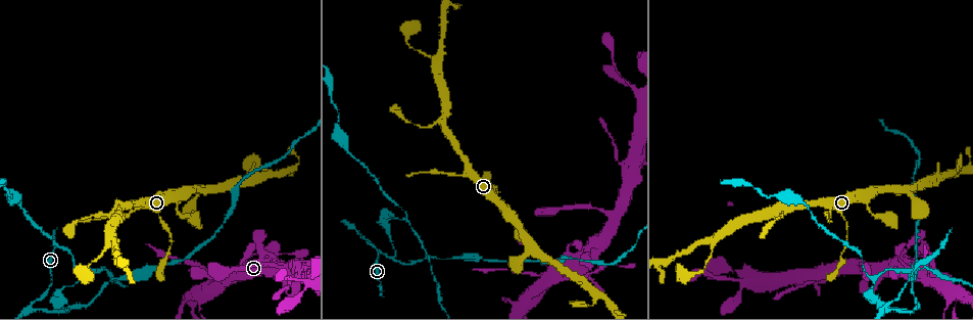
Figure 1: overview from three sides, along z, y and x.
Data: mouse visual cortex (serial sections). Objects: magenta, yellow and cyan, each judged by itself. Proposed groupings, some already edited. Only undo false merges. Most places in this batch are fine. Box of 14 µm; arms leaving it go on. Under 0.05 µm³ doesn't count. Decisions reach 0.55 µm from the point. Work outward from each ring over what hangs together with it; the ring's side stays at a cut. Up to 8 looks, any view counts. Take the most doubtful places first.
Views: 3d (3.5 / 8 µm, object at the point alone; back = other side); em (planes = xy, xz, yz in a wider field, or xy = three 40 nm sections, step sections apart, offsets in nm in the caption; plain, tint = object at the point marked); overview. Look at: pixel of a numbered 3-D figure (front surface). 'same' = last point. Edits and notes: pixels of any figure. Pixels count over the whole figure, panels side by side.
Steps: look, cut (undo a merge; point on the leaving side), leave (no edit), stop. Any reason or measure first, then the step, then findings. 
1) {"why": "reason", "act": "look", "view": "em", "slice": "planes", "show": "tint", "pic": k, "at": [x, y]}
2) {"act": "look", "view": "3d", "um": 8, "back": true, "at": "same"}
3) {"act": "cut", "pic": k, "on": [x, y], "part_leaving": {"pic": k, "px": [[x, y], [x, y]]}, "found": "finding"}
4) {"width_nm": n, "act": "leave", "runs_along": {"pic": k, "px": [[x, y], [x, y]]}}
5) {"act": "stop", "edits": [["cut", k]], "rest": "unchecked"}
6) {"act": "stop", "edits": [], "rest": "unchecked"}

{"why": "side arm on a straight run", "act": "look", "view": "3d", "um": 3.5, "pic": 1, "at": [359, 235]}

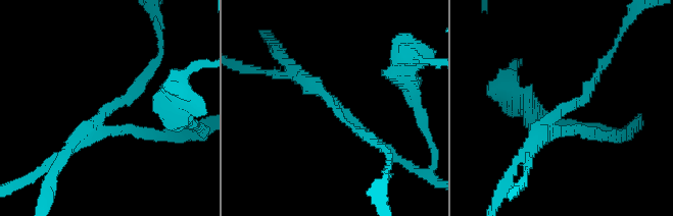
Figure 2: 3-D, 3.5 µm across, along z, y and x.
{"arms": 3, "arm_widths_nm": [100, 150, 250], "act": "look", "view": "em", "slice": "xy", "step": 3, "show": "tint", "pic": 2, "at": [331, 104]}

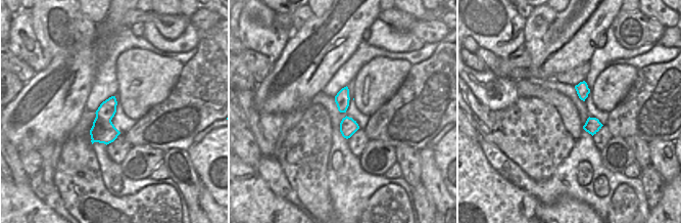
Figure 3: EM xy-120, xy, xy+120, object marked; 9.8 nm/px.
{"act": "cut", "pic": 2, "on": [255, 69], "border": {"pic": 3, "px": [[110, 120], [91, 135]]}, "found": "a second cell is stuck on"}

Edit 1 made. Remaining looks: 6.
{"why": "thick turns thin", "act": "look", "view": "3d", "um": 3.5, "back": true, "pic": 1, "at": [136, 210]}

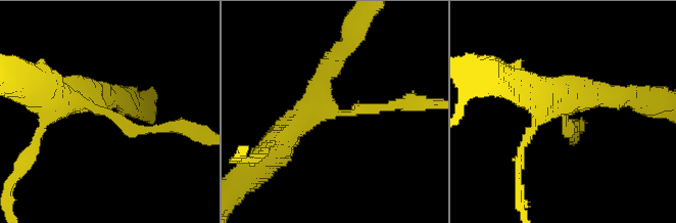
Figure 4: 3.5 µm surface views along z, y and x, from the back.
{"arms": 3, "arm_widths_nm": [150, 300, 400], "act": "look", "view": "em", "slice": "xy", "step": 2, "show": "tint", "pic": 4, "at": [570, 109]}

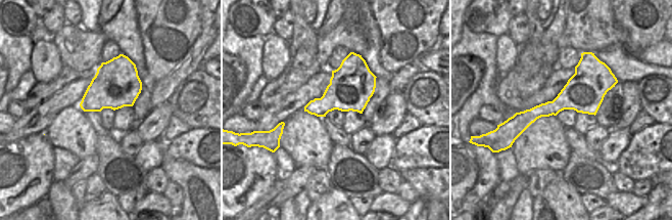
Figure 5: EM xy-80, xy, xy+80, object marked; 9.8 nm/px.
{"act": "leave", "runs_along": {"pic": 4, "px": [[284, 136], [311, 102], [340, 113], [396, 104]]}, "found": "continuous, no second cell"}

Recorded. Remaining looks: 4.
{"why": "sharp bend", "act": "look", "view": "3d", "um": 3.5, "back": true, "pic": 1, "at": [277, 254]}

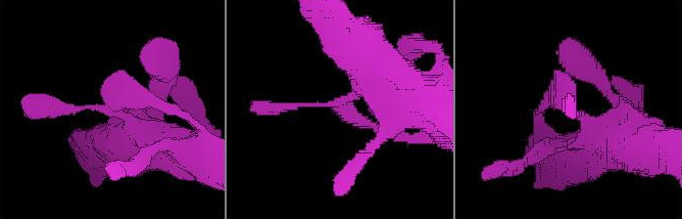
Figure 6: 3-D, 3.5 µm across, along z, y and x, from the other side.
{"act": "look", "view": "em", "slice": "xy", "step": 1, "show": "plain", "pic": 6, "at": [120, 113]}

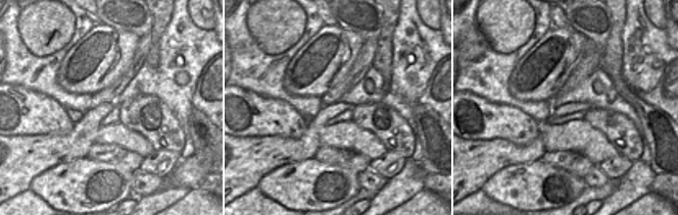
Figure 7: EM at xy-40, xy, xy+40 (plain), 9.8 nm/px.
{"act": "look", "view": "em", "slice": "xy", "step": 1, "show": "tint", "at": "same"}

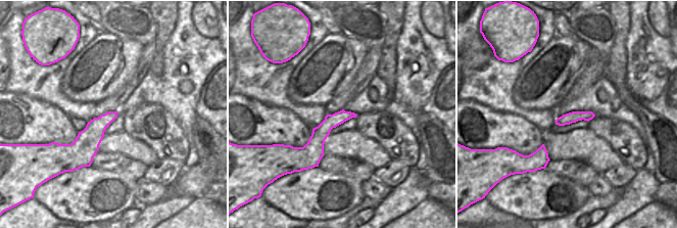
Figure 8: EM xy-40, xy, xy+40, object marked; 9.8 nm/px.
{"act": "leave", "runs_along": {"pic": 8, "px": [[351, 115], [319, 135], [310, 157]]}, "found": "all the same cell"}

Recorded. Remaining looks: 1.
{"act": "stop", "edits": [["cut", 2]], "rest": "unchecked"}

